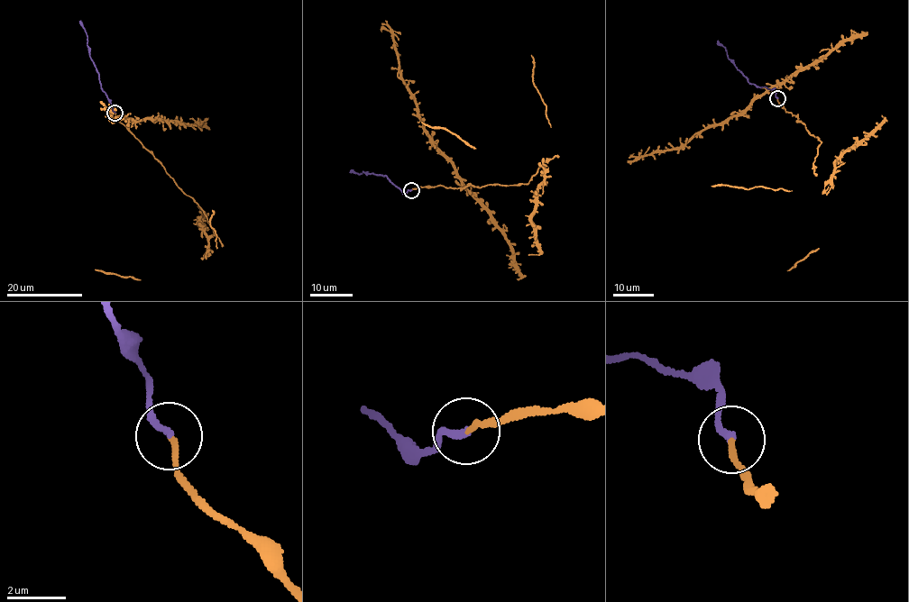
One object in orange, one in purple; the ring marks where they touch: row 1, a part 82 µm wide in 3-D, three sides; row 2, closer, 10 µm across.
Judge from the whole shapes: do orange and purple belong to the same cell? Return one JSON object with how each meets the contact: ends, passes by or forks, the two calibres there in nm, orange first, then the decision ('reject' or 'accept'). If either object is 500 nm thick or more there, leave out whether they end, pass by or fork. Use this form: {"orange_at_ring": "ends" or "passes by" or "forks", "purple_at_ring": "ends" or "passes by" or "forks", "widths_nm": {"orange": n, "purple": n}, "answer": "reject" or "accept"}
{"orange_at_ring": "ends", "purple_at_ring": "ends", "widths_nm": {"orange": 190, "purple": 240}, "answer": "accept"}

